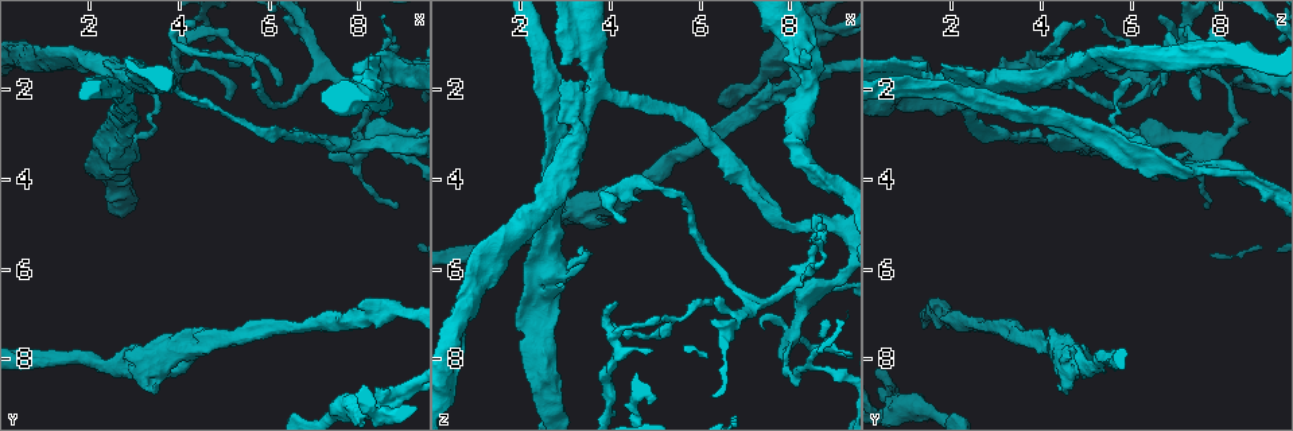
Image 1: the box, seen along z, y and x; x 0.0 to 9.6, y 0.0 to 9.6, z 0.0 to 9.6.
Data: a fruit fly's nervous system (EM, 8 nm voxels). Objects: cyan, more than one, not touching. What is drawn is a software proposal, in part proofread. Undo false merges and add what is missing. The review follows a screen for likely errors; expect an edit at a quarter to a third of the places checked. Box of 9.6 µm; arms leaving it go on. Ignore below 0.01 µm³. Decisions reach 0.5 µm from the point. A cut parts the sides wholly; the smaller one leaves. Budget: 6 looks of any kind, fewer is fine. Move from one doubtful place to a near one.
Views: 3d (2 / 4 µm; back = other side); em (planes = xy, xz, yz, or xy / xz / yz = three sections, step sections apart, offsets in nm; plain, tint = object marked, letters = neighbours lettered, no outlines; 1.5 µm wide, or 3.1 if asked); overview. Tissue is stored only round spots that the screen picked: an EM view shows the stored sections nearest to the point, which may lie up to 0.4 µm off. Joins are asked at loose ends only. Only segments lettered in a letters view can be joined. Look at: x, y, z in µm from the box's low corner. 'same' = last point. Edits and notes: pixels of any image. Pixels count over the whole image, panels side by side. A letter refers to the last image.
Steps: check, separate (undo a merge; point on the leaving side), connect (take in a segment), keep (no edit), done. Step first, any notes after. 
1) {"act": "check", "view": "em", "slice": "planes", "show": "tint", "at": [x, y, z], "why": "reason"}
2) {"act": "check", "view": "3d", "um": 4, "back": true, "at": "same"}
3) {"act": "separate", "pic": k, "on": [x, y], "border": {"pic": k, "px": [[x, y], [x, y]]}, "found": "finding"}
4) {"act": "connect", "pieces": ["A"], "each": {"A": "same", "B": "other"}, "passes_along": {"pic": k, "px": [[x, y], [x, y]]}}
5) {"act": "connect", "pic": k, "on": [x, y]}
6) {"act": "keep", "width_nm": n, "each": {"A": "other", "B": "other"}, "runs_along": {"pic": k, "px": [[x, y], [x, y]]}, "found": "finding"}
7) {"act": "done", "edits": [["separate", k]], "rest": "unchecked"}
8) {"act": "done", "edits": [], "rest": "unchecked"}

{"act": "check", "view": "3d", "um": 4, "at": [8.15, 2.10, 0.75], "why": "calibre changes"}

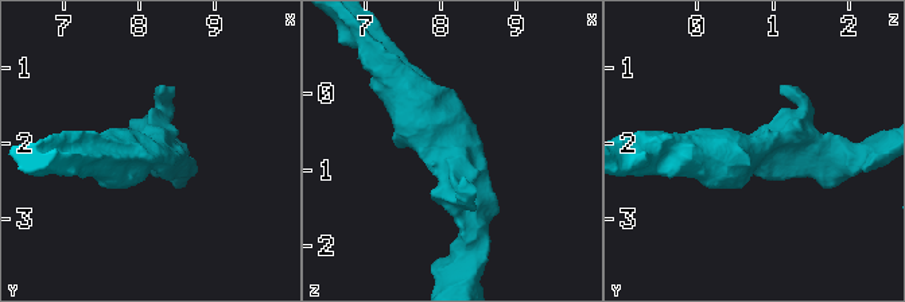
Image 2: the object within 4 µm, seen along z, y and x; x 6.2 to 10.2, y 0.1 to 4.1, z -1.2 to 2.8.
{"act": "check", "view": "em", "slice": "planes", "show": "tint", "at": [8.25, 2.15, 0.80], "arms": 3, "arm_widths_nm": [320, 340, 700], "why": "need the tissue"}

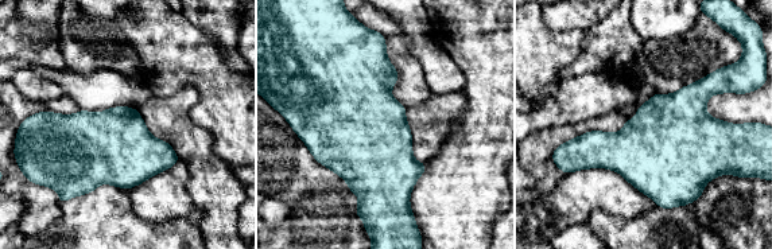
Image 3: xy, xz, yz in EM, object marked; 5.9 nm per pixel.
{"act": "check", "view": "em", "slice": "planes", "show": "letters", "at": "same", "why": "see the neighbours"}

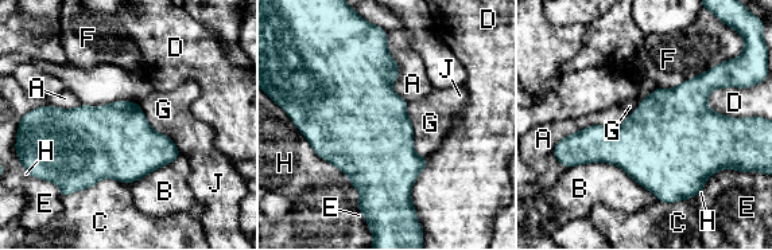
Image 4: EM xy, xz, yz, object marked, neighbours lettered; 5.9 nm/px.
{"act": "keep", "width_nm": 420, "each": {"A": "other", "B": "other", "C": "other", "D": "other", "E": "other", "F": "other", "G": "other", "H": "other", "J": "other"}, "border": {"pic": 4, "px": [[297, 127], [359, 191], [357, 206]]}, "found": "all the same cell"}

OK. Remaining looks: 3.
{"act": "check", "view": "3d", "um": 2, "at": [3.20, 1.75, 3.30], "why": "calibre changes"}

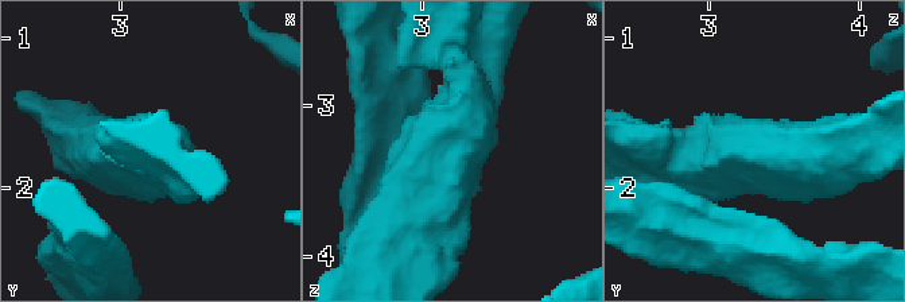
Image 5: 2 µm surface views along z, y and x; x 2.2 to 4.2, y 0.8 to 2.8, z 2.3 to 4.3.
{"act": "check", "view": "em", "slice": "planes", "show": "letters", "at": [3.14, 1.76, 3.32], "arm_widths_nm": [220, 420], "why": "now the EM"}

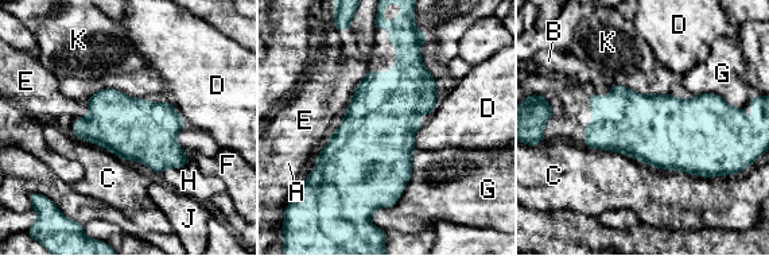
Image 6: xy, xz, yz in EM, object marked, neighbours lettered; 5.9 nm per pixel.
{"act": "keep", "each": {"A": "other", "B": "other", "C": "other", "D": "other", "E": "other", "F": "other", "G": "other", "H": "other", "J": "other", "K": "other"}, "border": {"pic": 6, "px": [[585, 146], [717, 177]]}, "found": "continuous, no second cell"}

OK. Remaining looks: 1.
{"act": "check", "view": "em", "slice": "planes", "show": "letters", "at": [7.05, 1.70, 6.65], "why": "three-way junction"}

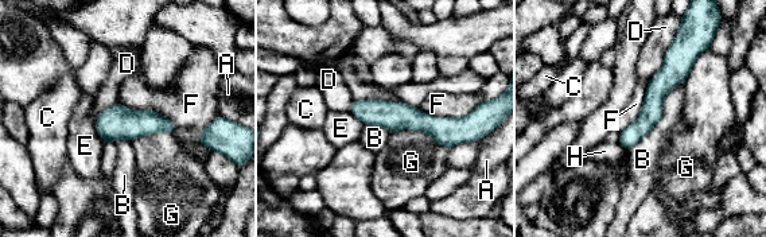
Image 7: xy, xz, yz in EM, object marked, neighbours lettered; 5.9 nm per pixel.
{"act": "keep", "width_nm": 130, "longest_contact_nm": ["B", 550], "each": {"A": "other", "B": "other", "C": "other", "D": "other", "E": "other", "F": "other", "G": "other", "H": "other"}, "found": "continuous, no second cell"}

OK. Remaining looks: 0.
{"act": "done", "edits": [], "rest": "unchecked"}

